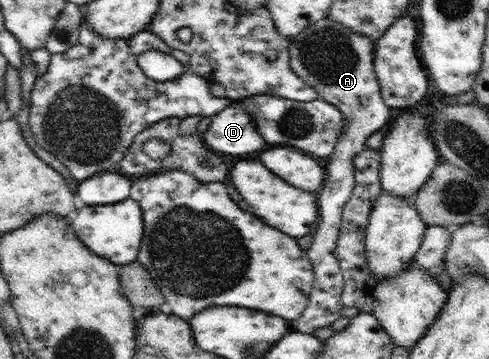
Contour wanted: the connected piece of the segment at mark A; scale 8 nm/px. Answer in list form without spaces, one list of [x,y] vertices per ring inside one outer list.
[[[325,17],[309,25],[301,34],[290,39],[288,48],[290,67],[295,75],[318,92],[318,98],[329,103],[343,114],[343,135],[326,166],[326,181],[316,193],[319,219],[308,256],[314,267],[312,293],[303,313],[291,322],[291,328],[311,334],[318,327],[325,327],[343,316],[342,291],[344,279],[335,255],[338,242],[342,209],[355,187],[353,159],[366,147],[367,140],[375,131],[391,123],[391,109],[380,95],[373,67],[374,43],[331,17]]]

